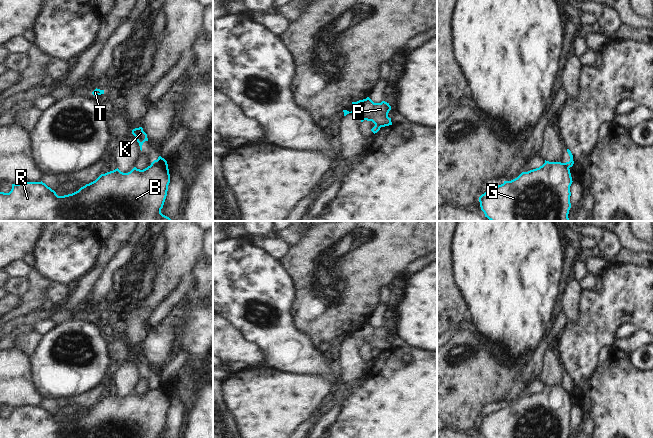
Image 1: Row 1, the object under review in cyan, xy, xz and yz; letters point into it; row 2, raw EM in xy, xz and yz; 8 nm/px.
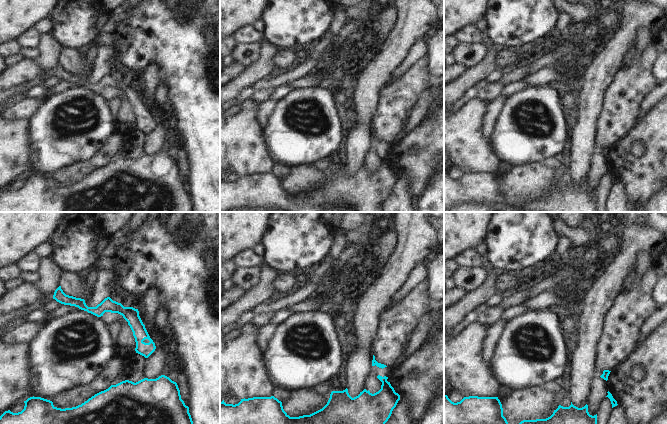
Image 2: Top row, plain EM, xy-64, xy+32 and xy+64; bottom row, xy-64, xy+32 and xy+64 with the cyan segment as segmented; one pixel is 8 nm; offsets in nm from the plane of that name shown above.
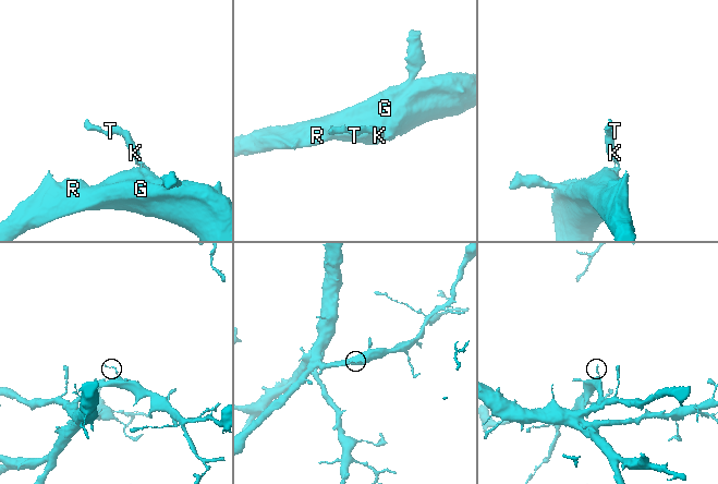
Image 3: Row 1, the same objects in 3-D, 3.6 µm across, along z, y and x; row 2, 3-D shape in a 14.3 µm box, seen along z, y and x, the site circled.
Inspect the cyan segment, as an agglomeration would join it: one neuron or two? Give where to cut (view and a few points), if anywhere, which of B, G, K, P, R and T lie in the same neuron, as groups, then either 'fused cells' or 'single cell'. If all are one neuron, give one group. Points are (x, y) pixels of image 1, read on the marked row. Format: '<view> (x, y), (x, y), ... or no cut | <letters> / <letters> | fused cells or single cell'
yz (563, 163), (568, 168) | B G P R / K T | fused cells

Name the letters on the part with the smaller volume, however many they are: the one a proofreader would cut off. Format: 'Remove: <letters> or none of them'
Remove: K, T

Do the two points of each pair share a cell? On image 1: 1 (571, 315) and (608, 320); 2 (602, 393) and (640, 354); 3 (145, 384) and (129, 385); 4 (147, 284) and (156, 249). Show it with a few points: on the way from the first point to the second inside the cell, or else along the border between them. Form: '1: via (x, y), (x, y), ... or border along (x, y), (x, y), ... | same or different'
1: border along (582, 293), (580, 301), (580, 326), (576, 333) | different
2: border along (629, 353), (632, 365), (642, 371) | different
3: border along (141, 375), (140, 382), (134, 390) | different
4: via (149, 275), (151, 266), (156, 258) | same

